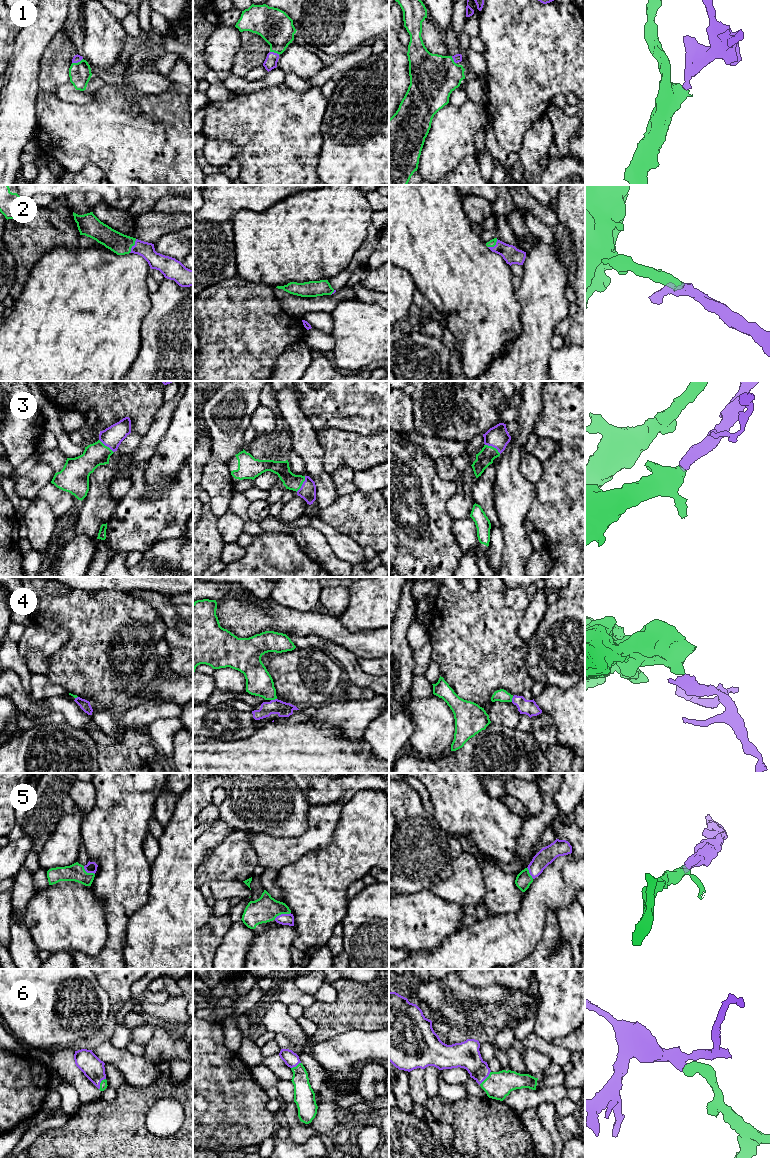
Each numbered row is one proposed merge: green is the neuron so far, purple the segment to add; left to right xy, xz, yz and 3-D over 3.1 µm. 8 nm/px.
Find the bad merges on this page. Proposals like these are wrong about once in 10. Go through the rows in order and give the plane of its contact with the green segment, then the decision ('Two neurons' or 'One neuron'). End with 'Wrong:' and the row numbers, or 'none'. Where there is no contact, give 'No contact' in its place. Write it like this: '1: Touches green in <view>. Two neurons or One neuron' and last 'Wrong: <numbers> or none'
1: Touches green in xy. One neuron
2: Touches green in xy. One neuron
3: Touches green in yz. One neuron
4: Touches green in xz. Two neurons
5: Touches green in xz. One neuron
6: Touches green in yz. One neuron
Wrong: 4

